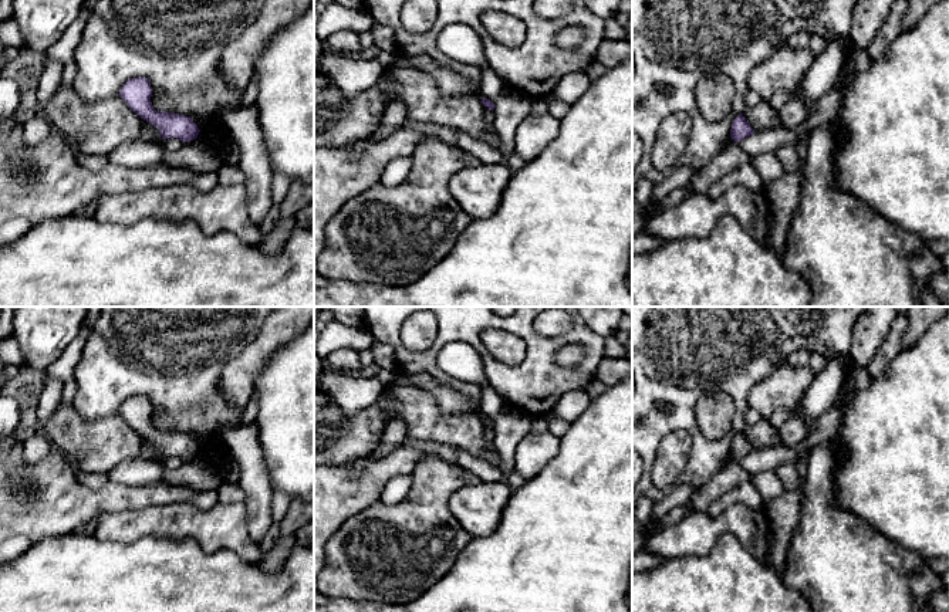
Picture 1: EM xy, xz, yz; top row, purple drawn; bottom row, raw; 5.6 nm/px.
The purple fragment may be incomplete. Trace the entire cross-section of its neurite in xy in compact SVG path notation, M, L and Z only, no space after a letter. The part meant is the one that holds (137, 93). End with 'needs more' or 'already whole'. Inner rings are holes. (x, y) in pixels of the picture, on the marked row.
M131 78L124 84L118 95L136 115L155 125L163 141L176 138L183 142L190 142L196 139L200 132L192 118L173 112L156 111L152 106L152 88L148 78Z; already whole

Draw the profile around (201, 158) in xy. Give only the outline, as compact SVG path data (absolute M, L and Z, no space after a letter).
M190 141L185 142L176 152L163 151L162 163L168 166L188 168L197 173L216 172L223 163L223 156L207 145Z

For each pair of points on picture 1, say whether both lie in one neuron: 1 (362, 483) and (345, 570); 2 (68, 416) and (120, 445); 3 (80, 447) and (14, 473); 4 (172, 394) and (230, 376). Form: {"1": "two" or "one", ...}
{"1": "two", "2": "one", "3": "two", "4": "two"}

